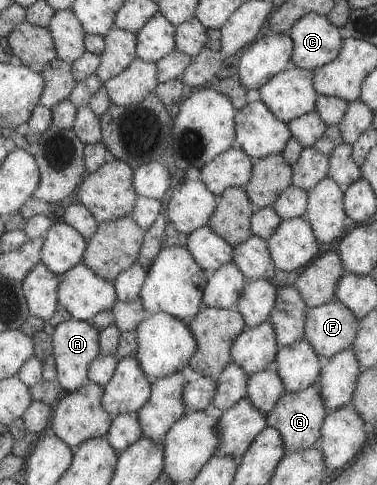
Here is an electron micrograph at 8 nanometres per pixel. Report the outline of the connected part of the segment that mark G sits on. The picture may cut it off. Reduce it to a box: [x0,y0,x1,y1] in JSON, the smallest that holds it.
[266,382,328,454]

